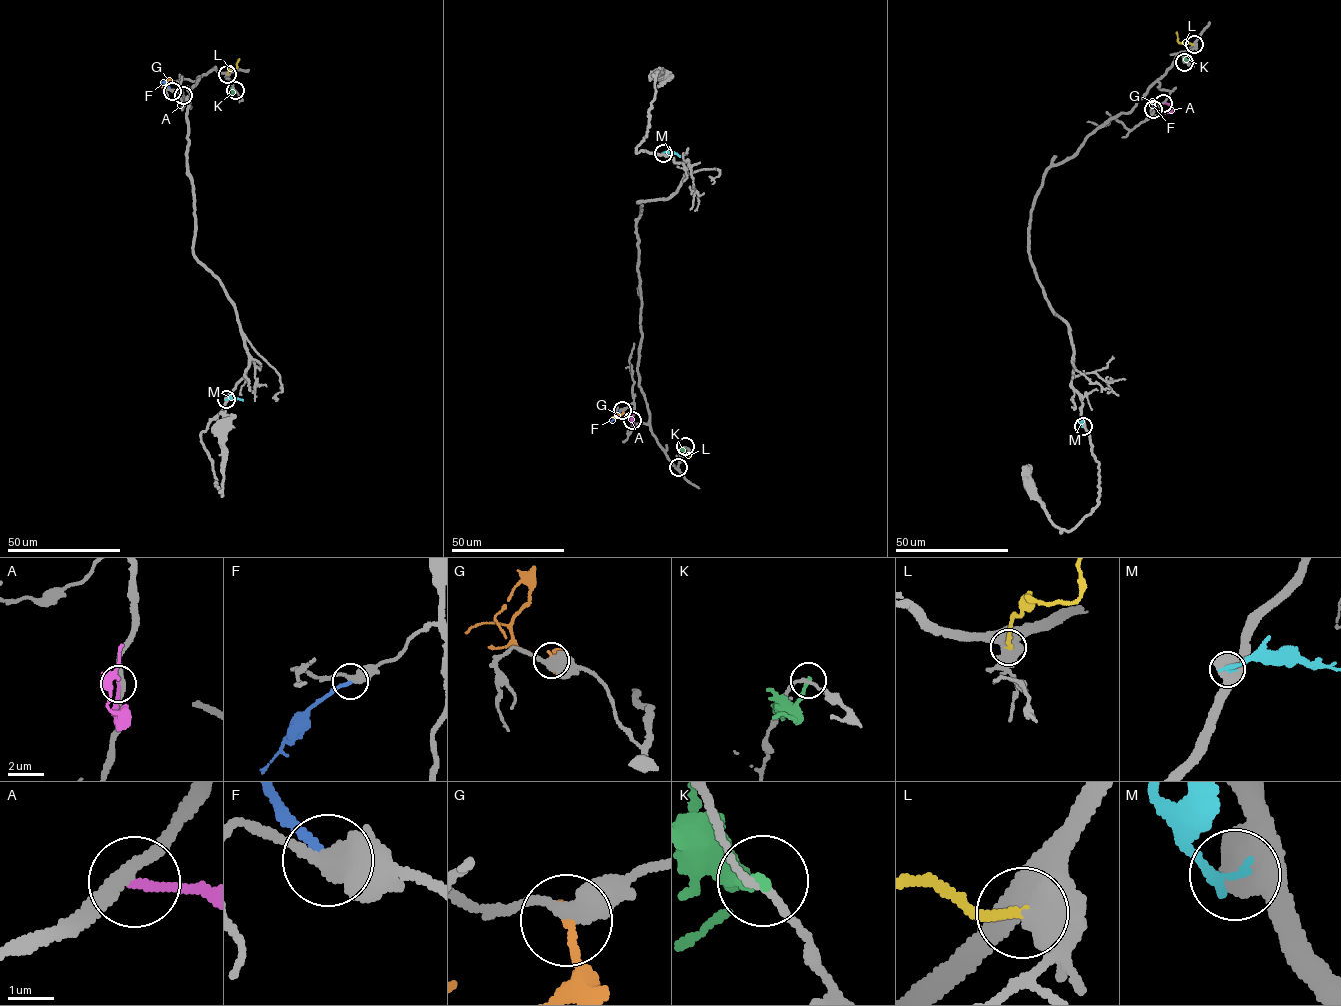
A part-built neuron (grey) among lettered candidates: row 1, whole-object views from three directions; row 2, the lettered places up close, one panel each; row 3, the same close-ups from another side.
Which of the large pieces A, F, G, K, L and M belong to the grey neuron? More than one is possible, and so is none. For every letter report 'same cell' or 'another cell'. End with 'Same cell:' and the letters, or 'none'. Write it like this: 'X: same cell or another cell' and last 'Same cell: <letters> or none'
A: another cell
F: another cell
G: another cell
K: another cell
L: same cell
M: another cell
Same cell: L

